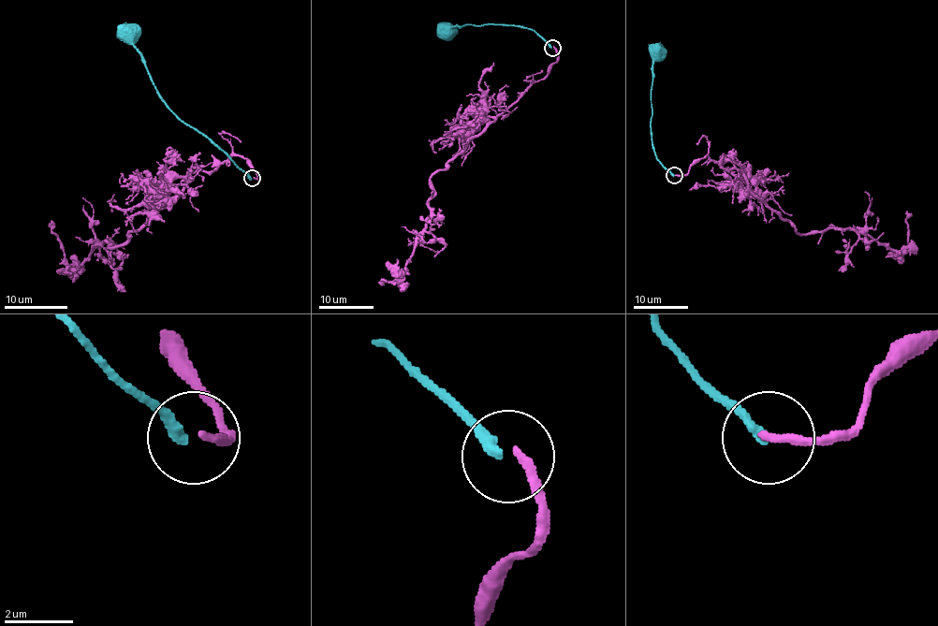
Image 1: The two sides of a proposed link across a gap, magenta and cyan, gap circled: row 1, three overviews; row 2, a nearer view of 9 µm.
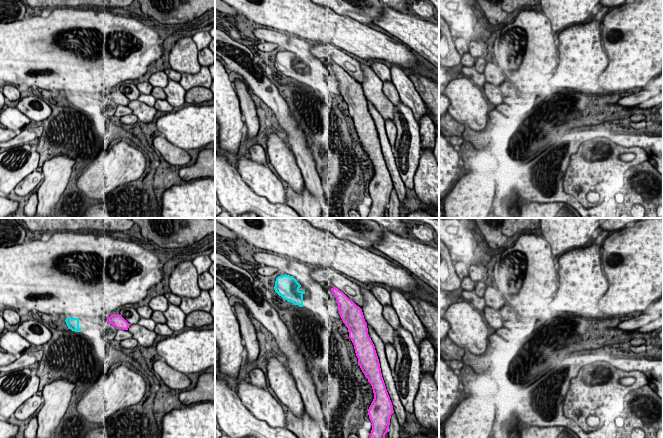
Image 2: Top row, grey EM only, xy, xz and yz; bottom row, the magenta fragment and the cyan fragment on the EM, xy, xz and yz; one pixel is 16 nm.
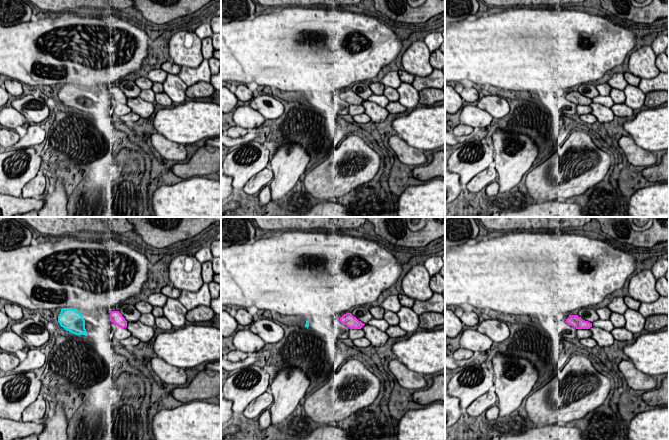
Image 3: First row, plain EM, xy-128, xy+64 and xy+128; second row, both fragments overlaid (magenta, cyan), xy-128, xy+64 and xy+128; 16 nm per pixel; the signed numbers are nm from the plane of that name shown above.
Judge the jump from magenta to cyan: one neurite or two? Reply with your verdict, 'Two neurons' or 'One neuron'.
Two neurons

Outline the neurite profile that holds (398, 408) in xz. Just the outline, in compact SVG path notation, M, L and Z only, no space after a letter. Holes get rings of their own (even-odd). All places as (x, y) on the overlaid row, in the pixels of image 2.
M367 324L367 328L368 328L369 337L371 338L375 346L375 350L376 350L379 363L380 363L382 377L383 377L388 395L392 402L394 413L396 414L398 423L401 428L404 426L404 423L406 421L406 412L399 398L399 395L395 386L395 382L392 376L392 371L390 369L390 366L386 358L385 344L370 325Z

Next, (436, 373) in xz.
M435 349L435 371L433 377L439 390L439 352L436 349Z

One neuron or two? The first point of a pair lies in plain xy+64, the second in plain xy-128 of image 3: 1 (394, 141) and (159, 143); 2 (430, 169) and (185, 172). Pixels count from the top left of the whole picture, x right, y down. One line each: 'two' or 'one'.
1: one
2: one

